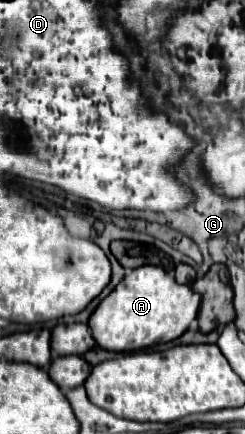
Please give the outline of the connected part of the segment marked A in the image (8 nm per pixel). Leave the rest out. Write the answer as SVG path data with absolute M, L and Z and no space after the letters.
M140 266L132 270L92 312L88 326L96 344L112 352L134 352L158 342L182 336L196 318L200 294L174 280L172 271L161 266Z

